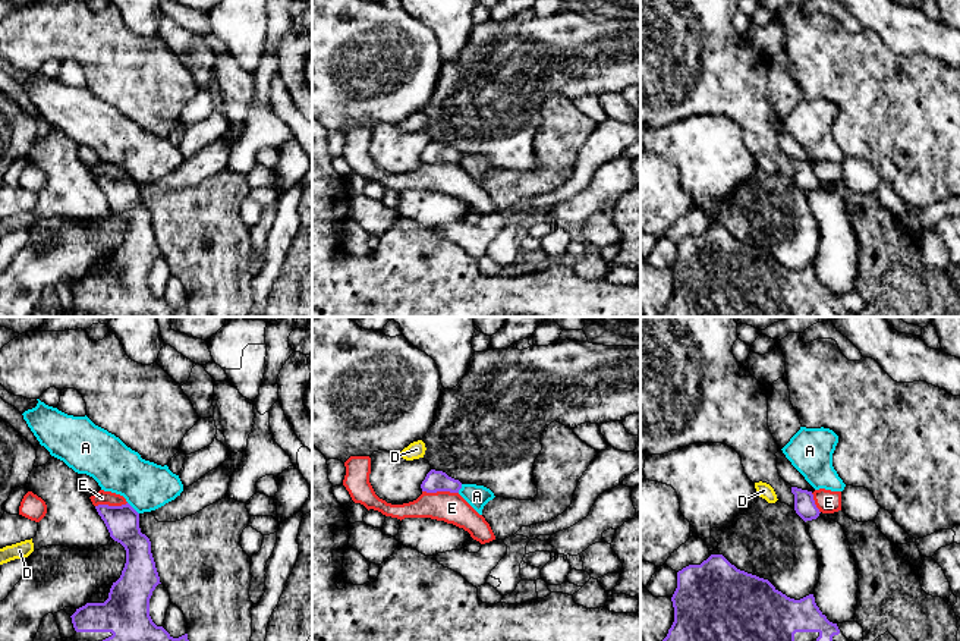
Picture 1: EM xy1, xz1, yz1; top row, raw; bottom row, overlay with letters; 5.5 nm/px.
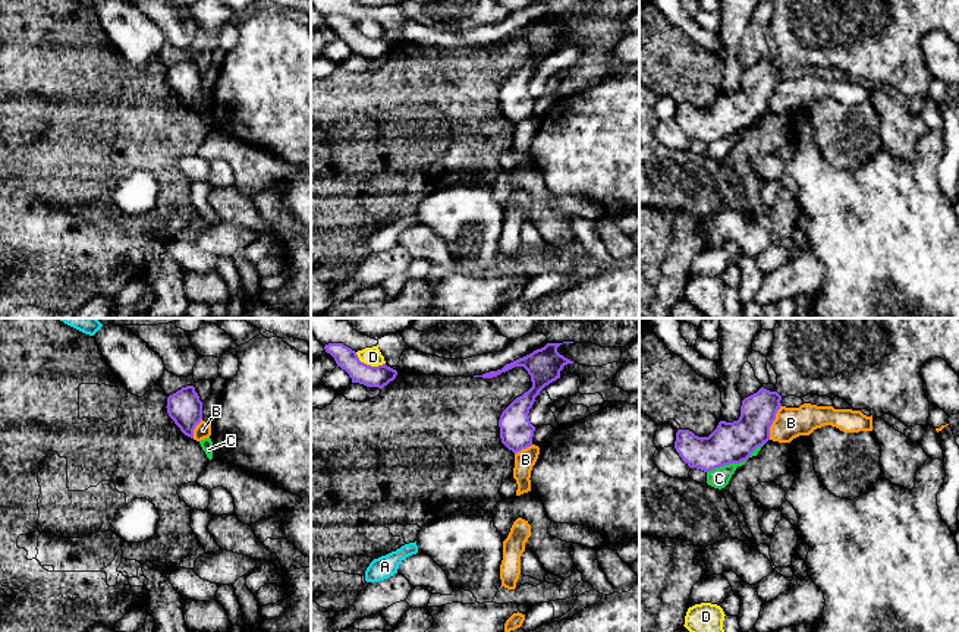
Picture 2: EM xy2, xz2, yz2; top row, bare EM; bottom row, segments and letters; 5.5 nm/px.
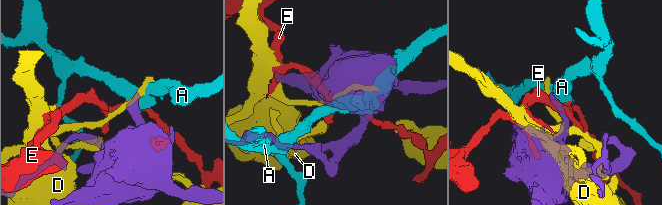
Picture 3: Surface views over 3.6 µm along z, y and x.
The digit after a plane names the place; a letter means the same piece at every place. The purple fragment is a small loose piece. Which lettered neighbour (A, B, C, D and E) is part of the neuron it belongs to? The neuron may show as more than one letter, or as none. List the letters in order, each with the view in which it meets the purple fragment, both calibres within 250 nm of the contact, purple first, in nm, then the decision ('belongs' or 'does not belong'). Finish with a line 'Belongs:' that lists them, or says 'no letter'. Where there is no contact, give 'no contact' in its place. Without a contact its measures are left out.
A: contact in xy1; calibres 180 and 260 nm; does not belong
B: contact in yz2; calibres 220 and 170 nm; does not belong
C: contact in yz2; calibres 220 and 110 nm; does not belong
D: contact in xz2; calibres 120 and 100 nm; does not belong
E: contact in xz1; calibres 120 and 170 nm; does not belong
Belongs: no letter

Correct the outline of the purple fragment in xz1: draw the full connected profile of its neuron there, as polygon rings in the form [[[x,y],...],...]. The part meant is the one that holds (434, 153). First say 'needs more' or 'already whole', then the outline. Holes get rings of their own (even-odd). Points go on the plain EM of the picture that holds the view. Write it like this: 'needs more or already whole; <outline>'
already whole; [[[431,141],[425,151],[421,155],[422,163],[427,164],[437,164],[437,163],[450,163],[450,164],[459,164],[462,160],[462,154],[459,151],[454,151],[448,148],[443,142]]]

